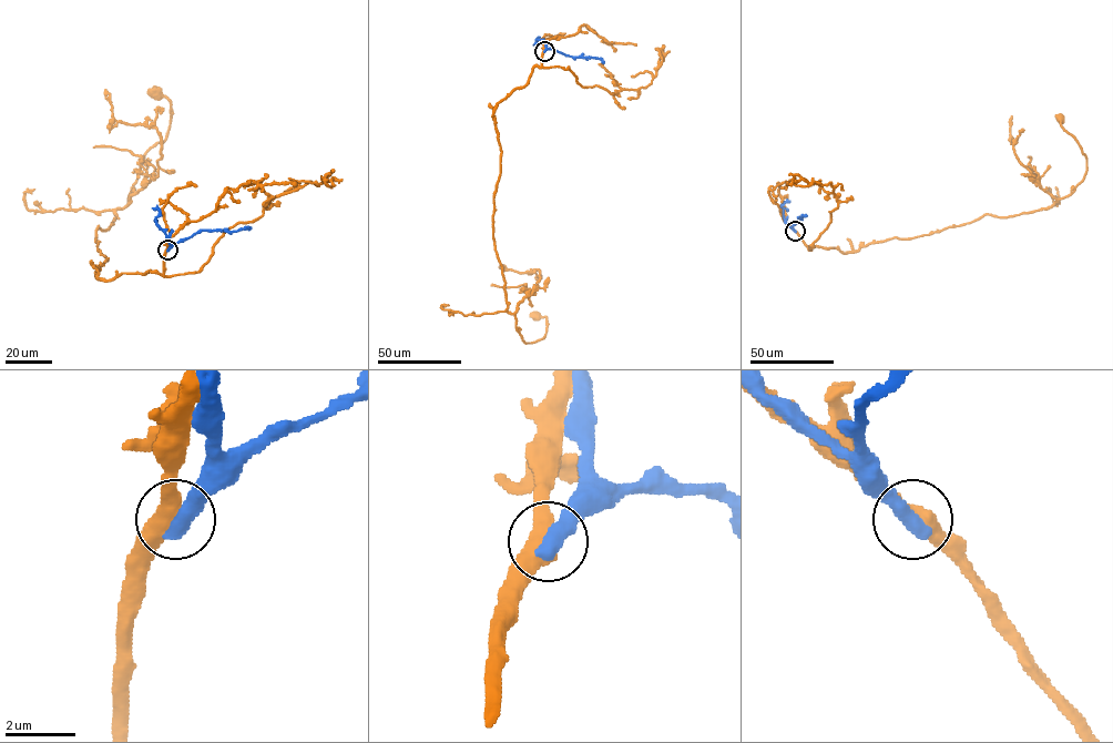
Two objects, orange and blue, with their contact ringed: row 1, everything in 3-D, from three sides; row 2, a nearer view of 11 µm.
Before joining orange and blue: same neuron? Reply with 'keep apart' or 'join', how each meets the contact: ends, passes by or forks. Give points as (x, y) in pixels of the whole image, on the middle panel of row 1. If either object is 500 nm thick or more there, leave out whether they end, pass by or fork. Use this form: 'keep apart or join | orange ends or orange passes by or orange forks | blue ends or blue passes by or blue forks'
keep apart

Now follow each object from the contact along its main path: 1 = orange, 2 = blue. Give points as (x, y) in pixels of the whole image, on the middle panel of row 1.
1: (544, 51), (493, 115), (501, 151), (494, 246), (507, 311), (526, 343), (544, 336), (538, 315)
2: (544, 51), (552, 49), (569, 56), (600, 58), (604, 62)

